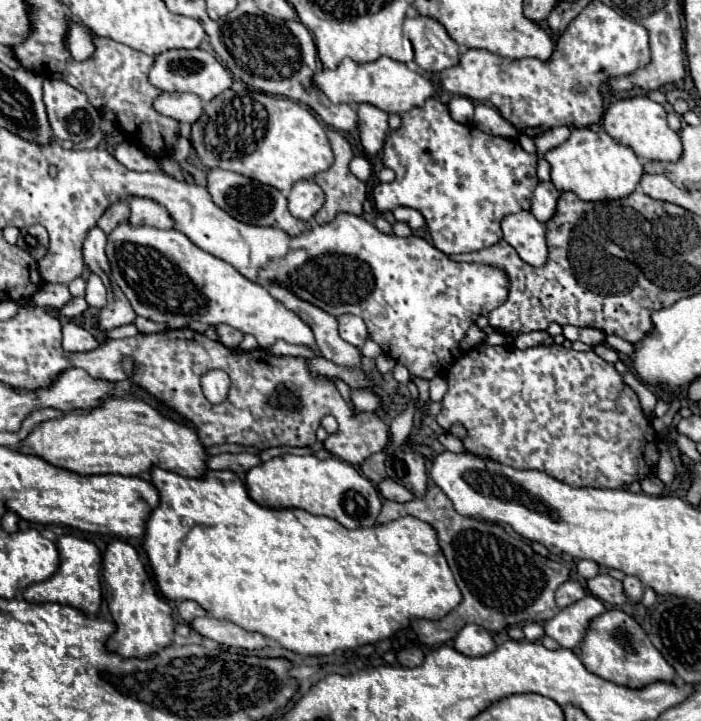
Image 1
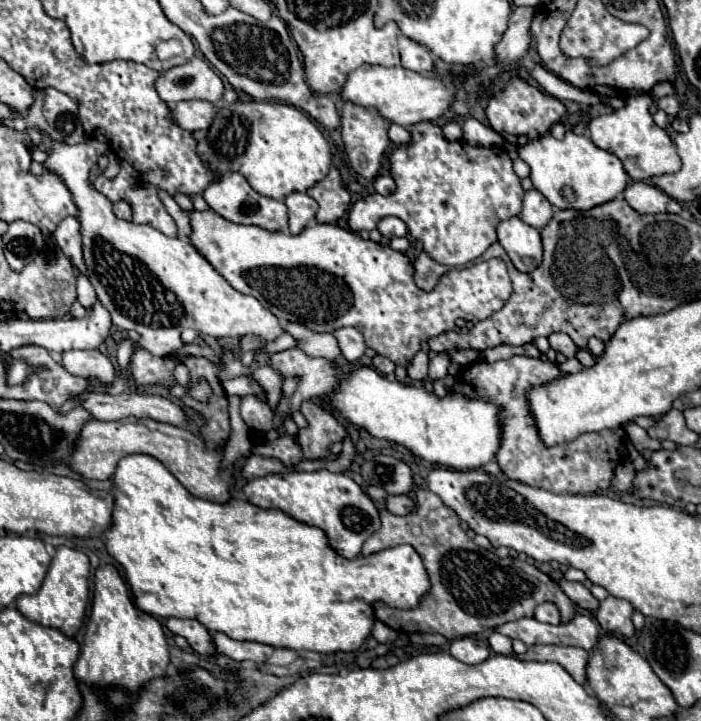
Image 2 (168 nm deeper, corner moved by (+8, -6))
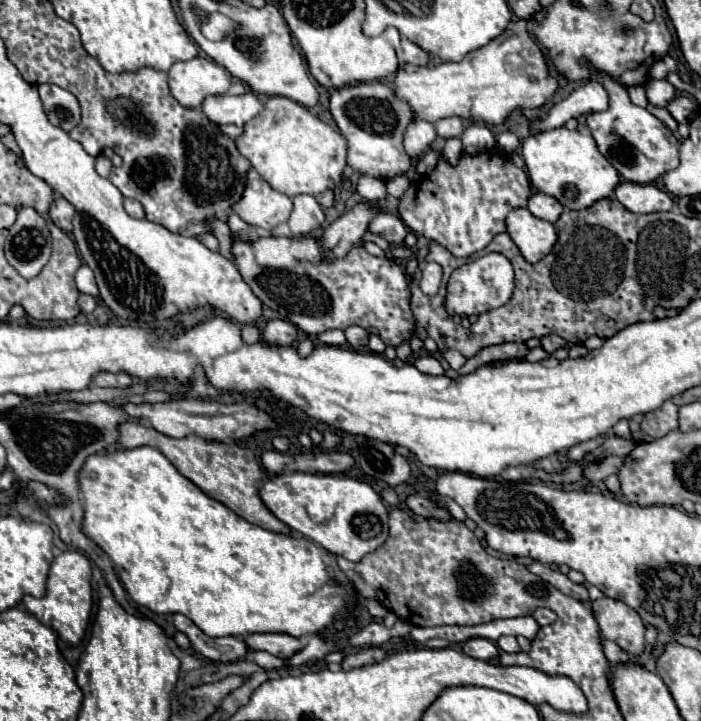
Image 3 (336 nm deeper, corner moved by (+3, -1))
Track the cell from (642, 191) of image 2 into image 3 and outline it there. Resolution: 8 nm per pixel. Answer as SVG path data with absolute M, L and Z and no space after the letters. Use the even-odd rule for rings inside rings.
M621 182L615 188L615 196L619 202L627 208L633 210L635 214L649 214L649 212L667 212L675 210L673 198L657 188L655 184L635 184L635 182Z

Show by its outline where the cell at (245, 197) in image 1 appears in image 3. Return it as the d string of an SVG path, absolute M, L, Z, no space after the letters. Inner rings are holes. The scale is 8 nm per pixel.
M249 168L247 184L241 198L233 204L233 212L251 226L273 230L277 224L287 222L293 210L289 196L273 190L257 170Z

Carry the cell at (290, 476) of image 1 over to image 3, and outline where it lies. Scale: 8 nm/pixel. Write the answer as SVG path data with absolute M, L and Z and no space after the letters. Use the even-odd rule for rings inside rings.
M305 472L279 474L261 486L259 496L285 526L351 562L359 562L387 538L387 508L381 496L367 482L357 478Z

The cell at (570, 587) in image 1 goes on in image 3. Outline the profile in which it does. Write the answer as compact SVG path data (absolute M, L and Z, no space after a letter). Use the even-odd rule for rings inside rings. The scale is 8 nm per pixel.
M537 608L537 610L533 612L533 618L535 618L541 626L547 626L547 624L553 624L553 622L557 620L557 614L555 614L553 610L549 610L549 608Z

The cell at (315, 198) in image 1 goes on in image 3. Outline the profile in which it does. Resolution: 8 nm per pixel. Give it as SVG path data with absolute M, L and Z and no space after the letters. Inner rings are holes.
M311 194L293 196L293 212L287 220L293 236L303 236L317 230L325 222L325 214Z

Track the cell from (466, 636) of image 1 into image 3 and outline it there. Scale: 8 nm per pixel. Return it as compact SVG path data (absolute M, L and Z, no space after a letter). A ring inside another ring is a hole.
M469 638L463 642L463 654L479 660L493 660L499 656L499 648L487 638Z

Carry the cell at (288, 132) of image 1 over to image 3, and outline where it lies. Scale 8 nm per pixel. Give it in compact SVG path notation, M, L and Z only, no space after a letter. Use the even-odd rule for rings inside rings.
M285 96L267 98L261 114L249 120L243 132L233 140L237 150L277 192L283 192L287 196L297 194L317 196L323 190L337 188L341 184L347 158L345 138L291 98Z

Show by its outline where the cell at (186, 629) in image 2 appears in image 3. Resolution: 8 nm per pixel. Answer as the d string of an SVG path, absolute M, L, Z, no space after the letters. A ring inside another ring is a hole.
M175 614L173 624L179 632L187 634L191 640L191 648L199 654L203 654L209 660L215 662L235 662L241 660L247 654L247 646L243 640L235 636L223 636L223 638L211 638L203 630L199 630L187 616Z

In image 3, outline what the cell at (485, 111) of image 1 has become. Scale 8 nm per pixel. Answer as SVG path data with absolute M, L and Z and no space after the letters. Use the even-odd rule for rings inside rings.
M471 124L465 128L463 136L463 152L465 154L481 154L481 150L493 150L495 148L495 136L485 124Z

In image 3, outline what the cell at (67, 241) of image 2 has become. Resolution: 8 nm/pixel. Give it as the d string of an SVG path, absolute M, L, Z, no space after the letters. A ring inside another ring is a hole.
M57 196L57 200L53 202L53 206L49 210L49 216L55 222L55 226L59 226L63 232L67 232L67 234L73 232L73 216L75 216L75 210L73 210L73 204L65 202L65 198Z

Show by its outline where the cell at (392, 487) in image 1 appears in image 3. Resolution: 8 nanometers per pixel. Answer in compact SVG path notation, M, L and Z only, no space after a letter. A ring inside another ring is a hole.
M411 494L411 496L407 496L407 500L405 500L405 504L407 504L407 508L411 510L411 512L415 512L415 514L419 514L419 516L423 516L423 518L439 518L439 520L447 520L449 518L449 514L445 512L445 510L441 510L433 500L429 500L429 498L425 498L425 496L419 496L419 494Z

